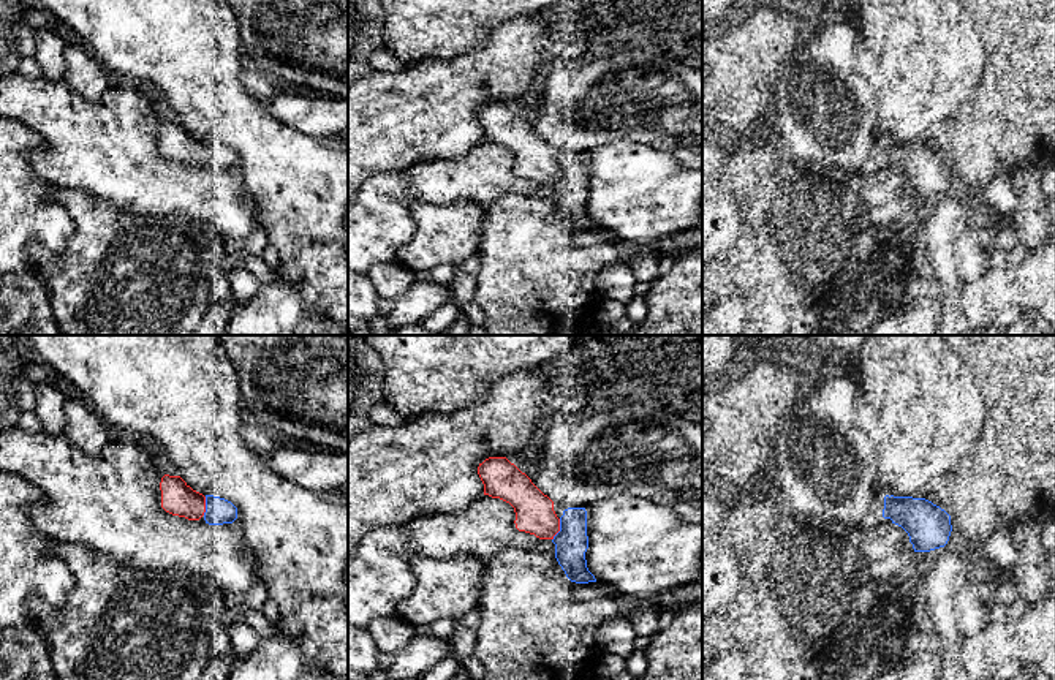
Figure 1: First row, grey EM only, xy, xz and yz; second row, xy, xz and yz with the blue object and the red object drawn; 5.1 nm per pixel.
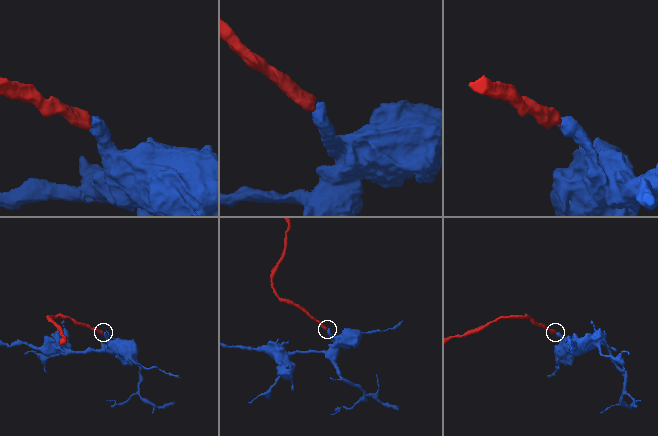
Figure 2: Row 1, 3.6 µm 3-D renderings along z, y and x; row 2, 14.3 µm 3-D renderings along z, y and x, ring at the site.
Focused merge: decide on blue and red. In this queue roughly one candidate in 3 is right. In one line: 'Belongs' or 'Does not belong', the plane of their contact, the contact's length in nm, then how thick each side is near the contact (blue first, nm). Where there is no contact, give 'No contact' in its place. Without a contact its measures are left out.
Belongs. Touches blue in xz. Shared border 120 nm. Thickness 170 nm (blue) against 200 nm

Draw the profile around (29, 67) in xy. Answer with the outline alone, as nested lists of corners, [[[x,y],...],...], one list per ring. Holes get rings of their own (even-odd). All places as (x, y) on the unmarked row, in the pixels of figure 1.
[[[22,57],[17,66],[17,73],[28,79],[38,79],[43,76],[35,57]]]

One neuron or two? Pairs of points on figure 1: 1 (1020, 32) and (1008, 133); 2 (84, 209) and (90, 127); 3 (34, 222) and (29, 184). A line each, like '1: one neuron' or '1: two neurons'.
1: one neuron
2: two neurons
3: one neuron

